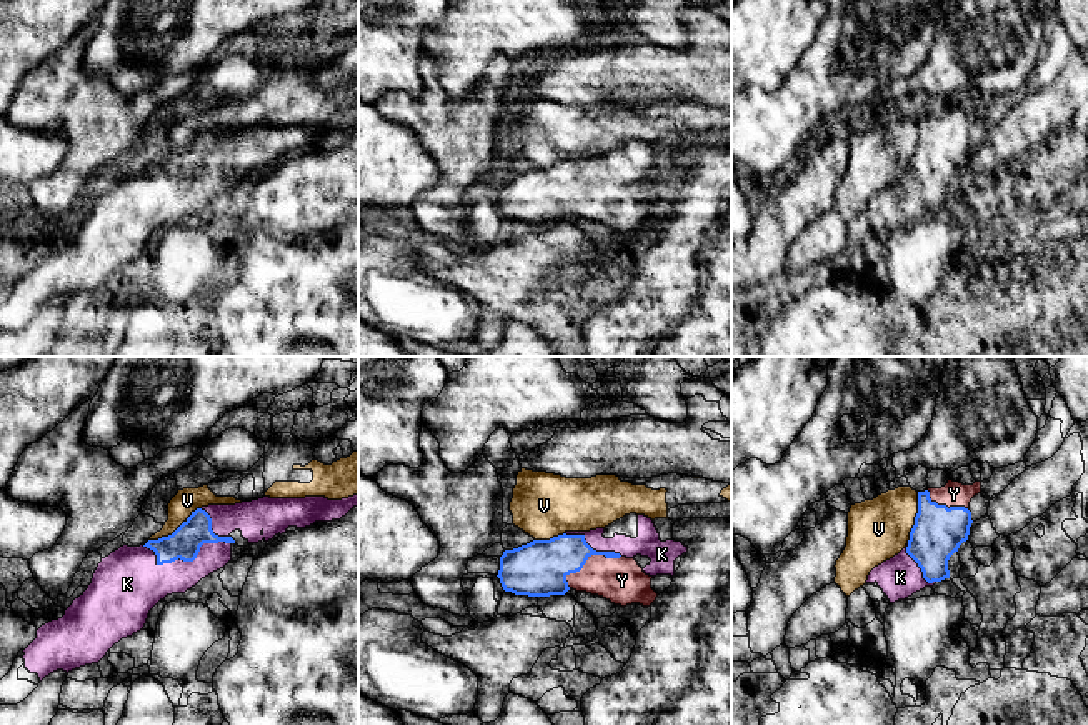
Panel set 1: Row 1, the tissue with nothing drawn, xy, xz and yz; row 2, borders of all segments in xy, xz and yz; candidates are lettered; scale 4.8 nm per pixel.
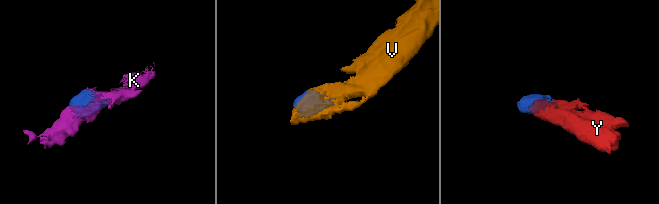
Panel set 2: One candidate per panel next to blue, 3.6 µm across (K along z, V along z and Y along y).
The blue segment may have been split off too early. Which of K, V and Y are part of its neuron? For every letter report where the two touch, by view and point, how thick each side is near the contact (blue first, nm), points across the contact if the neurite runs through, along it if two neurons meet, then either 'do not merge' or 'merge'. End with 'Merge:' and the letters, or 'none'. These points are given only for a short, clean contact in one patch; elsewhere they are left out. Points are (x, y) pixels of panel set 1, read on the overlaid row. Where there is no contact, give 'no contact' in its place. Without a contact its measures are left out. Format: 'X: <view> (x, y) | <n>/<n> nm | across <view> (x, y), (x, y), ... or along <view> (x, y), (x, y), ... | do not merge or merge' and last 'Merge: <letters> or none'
K: xy (185, 560) | 150/240 nm | merge
V: xy (175, 530) | 150/120 nm | along xy (200, 507), (170, 534), (149, 540) | do not merge
Y: xz (587, 559) | 280/220 nm | merge
Merge: K, Y

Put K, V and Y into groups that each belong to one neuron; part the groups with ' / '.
K Y / V

